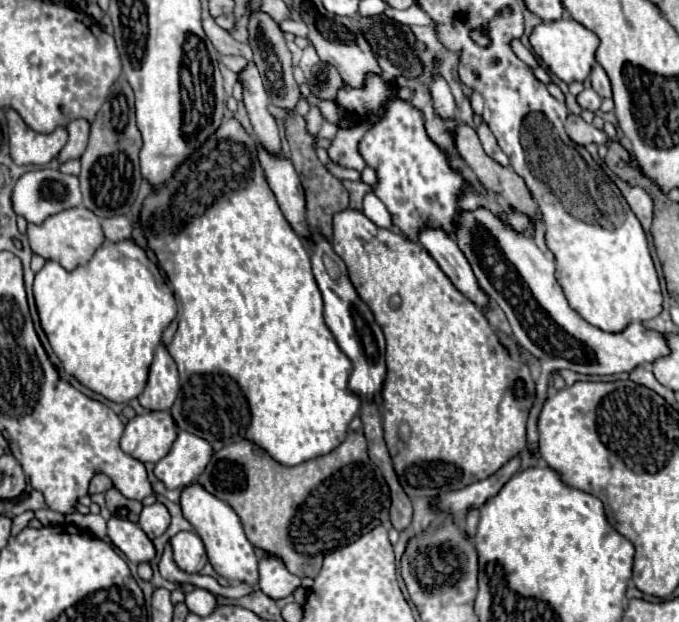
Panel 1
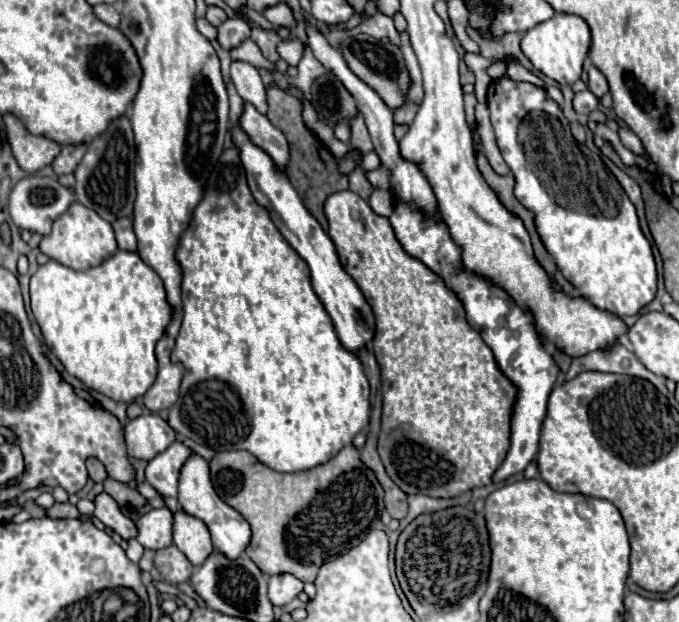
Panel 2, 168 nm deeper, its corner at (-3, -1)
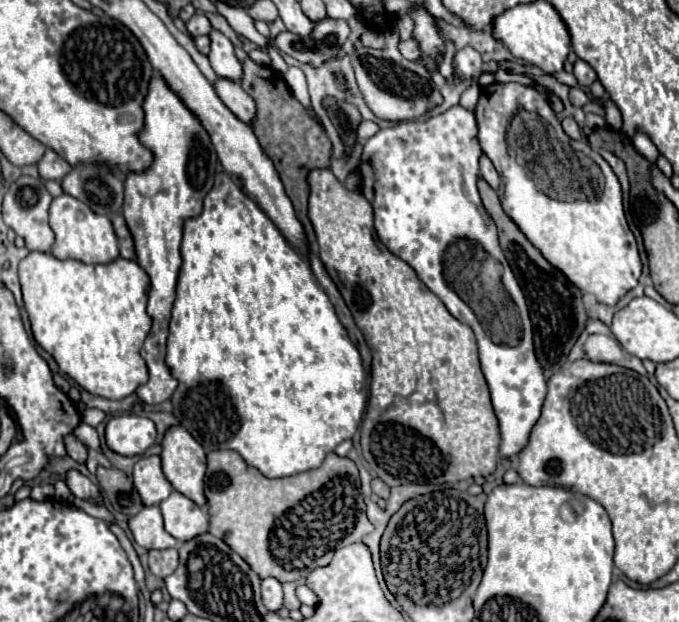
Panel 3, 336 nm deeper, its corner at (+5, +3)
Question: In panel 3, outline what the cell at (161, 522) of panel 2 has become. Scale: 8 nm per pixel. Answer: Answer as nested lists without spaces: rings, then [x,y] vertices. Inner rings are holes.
[[[149,506],[143,508],[139,514],[135,514],[129,520],[131,532],[137,540],[137,544],[141,544],[147,550],[165,550],[165,548],[175,548],[177,540],[165,532],[163,528],[163,518],[161,518],[161,510],[157,506]]]

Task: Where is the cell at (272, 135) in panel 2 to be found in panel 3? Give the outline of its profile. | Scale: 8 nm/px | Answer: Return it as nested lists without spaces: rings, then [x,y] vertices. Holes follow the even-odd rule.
[[[217,78],[215,80],[215,92],[217,96],[223,100],[223,104],[243,122],[251,122],[255,118],[255,102],[251,100],[251,96],[247,96],[247,92],[241,88],[241,84],[237,84],[235,80],[227,80],[227,78]]]

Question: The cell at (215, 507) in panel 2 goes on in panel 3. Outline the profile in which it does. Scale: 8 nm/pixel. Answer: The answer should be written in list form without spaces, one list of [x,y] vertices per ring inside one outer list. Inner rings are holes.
[[[171,426],[163,436],[161,448],[161,466],[165,478],[173,484],[177,492],[185,494],[201,508],[207,508],[207,500],[203,494],[203,446],[183,426]]]

